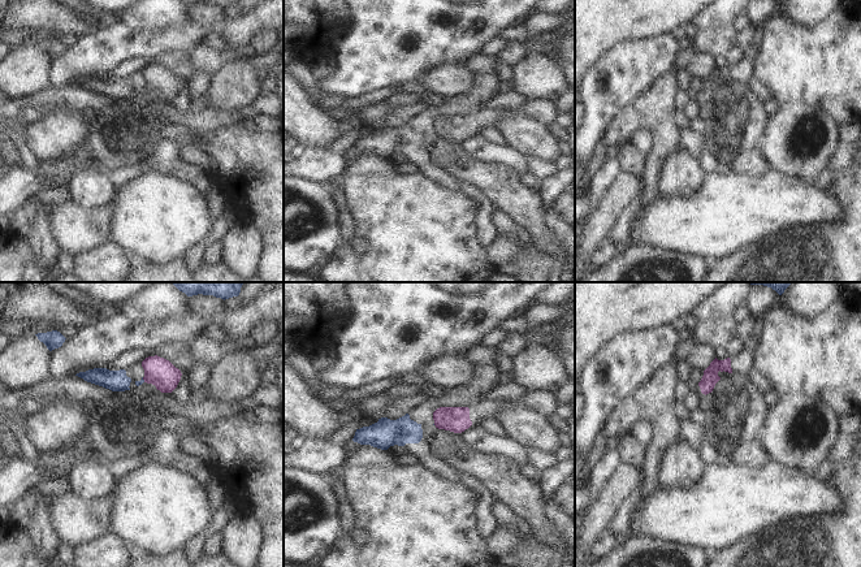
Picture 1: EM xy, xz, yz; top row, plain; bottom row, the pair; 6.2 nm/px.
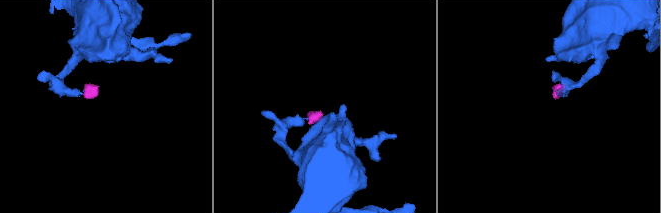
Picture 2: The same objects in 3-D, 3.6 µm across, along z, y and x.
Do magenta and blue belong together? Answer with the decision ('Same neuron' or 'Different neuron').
Different neuron.

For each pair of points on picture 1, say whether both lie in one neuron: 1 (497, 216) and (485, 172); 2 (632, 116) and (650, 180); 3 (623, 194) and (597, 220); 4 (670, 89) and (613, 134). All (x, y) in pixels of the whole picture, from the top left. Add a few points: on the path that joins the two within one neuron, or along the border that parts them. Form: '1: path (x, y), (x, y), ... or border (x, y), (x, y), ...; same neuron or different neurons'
1: border (493, 204), (503, 211), (518, 226); different neurons
2: path (650, 124), (658, 131), (658, 154), (654, 161); same neuron
3: path (617, 200), (604, 213); same neuron
4: path (656, 103), (647, 112), (634, 117), (627, 124); same neuron

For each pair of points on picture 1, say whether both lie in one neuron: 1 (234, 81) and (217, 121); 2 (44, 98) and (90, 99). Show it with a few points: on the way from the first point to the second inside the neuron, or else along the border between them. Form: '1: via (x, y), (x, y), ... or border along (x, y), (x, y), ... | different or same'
1: border along (252, 102), (238, 112), (207, 109) | different
2: via (56, 98), (78, 98) | same

